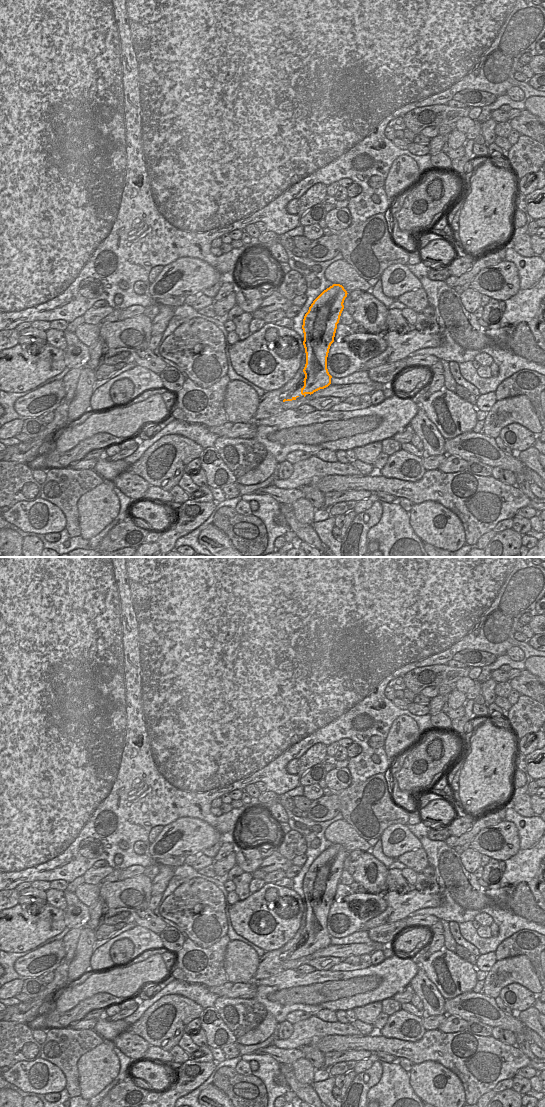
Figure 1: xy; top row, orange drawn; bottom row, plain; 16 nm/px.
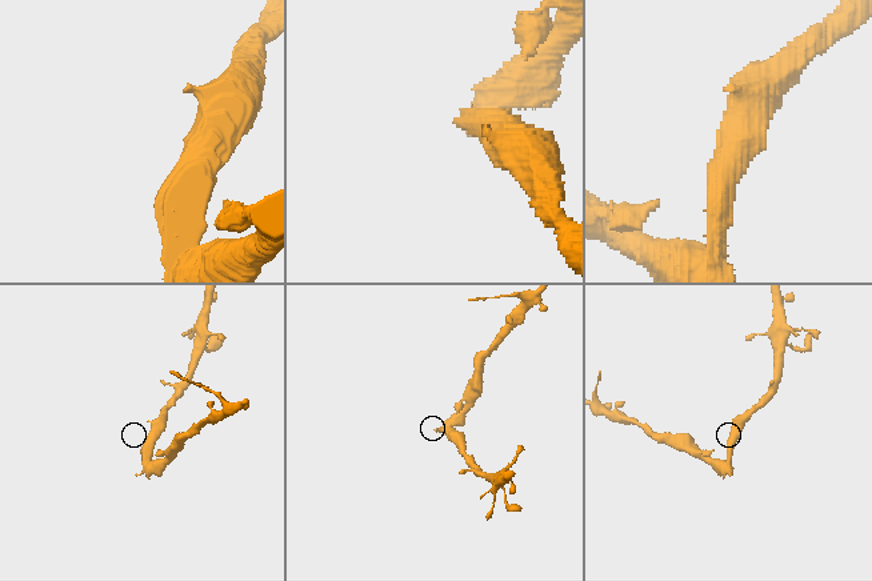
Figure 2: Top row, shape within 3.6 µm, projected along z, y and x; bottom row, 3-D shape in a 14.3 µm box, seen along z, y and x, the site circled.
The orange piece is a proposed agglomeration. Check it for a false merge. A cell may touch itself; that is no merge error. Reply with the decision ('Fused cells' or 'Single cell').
Fused cells.

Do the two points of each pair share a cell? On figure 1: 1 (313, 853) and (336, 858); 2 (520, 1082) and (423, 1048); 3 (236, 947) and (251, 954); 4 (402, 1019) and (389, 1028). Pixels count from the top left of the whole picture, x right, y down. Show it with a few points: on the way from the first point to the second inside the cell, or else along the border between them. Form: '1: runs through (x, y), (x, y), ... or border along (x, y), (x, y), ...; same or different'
1: runs through (319, 858), (330, 858); same
2: border along (515, 1075), (512, 1078); different
3: runs through (240, 948), (247, 953); same
4: runs through (399, 1022), (392, 1028); same

